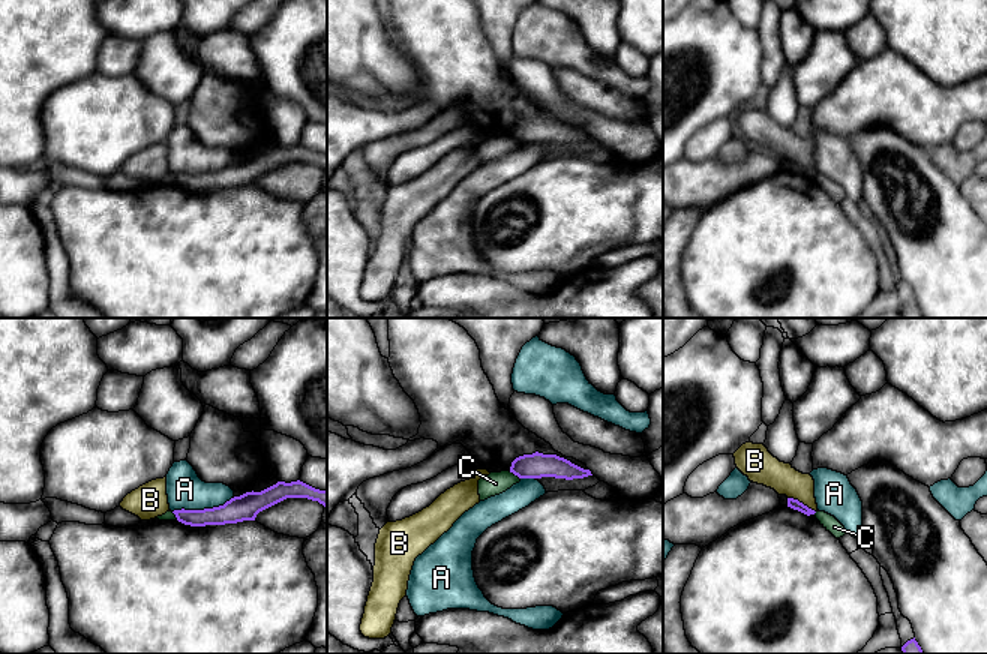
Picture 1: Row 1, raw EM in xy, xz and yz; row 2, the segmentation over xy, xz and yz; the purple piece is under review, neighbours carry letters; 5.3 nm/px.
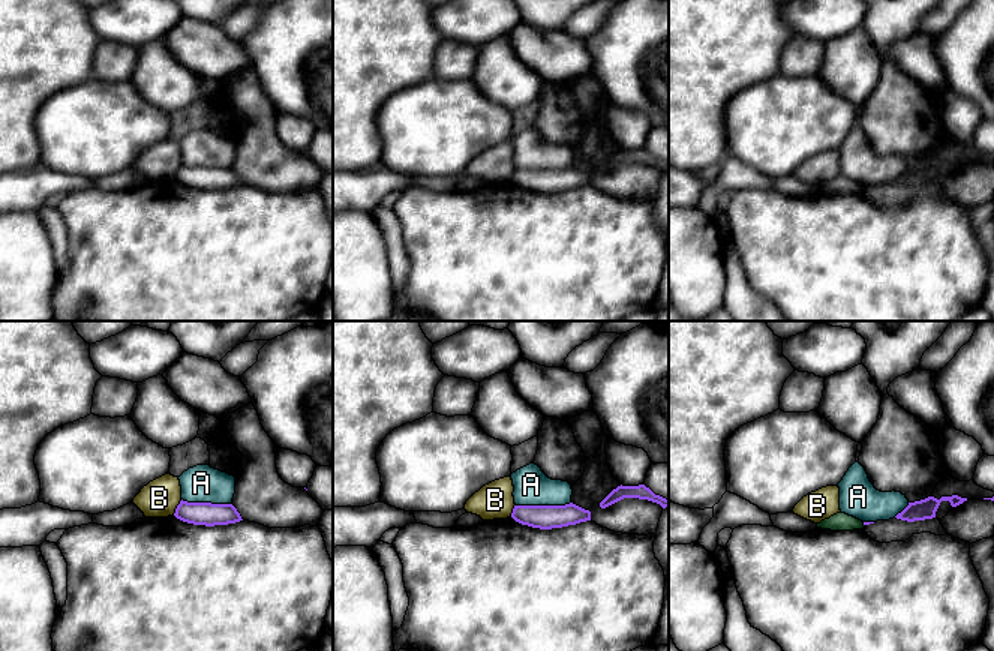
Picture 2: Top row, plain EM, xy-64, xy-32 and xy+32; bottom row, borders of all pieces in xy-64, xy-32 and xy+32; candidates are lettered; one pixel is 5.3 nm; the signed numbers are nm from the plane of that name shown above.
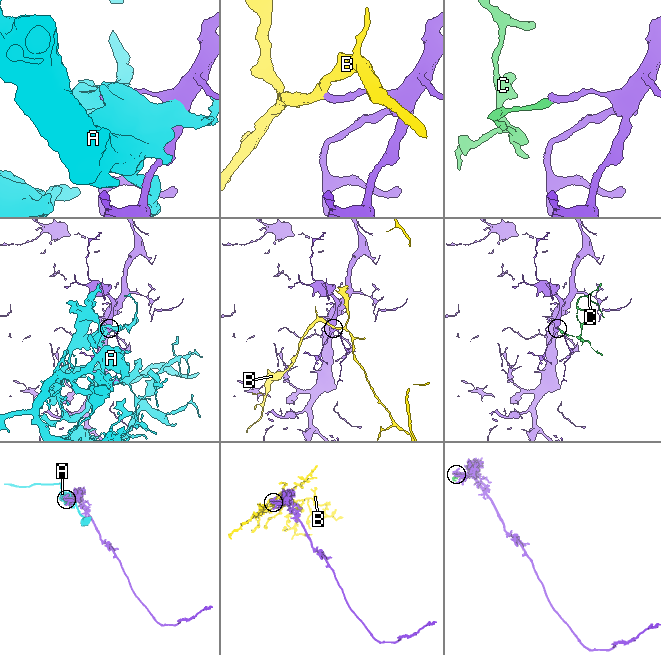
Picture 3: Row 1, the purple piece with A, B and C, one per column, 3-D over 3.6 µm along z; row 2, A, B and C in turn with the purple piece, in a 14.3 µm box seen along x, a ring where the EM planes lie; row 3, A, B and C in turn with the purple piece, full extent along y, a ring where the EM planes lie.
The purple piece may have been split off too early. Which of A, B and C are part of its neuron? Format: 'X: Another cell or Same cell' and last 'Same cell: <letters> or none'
A: Another cell
B: Another cell
C: Another cell
Same cell: none

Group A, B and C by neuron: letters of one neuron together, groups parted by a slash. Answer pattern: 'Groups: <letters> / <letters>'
Groups: A / B / C

